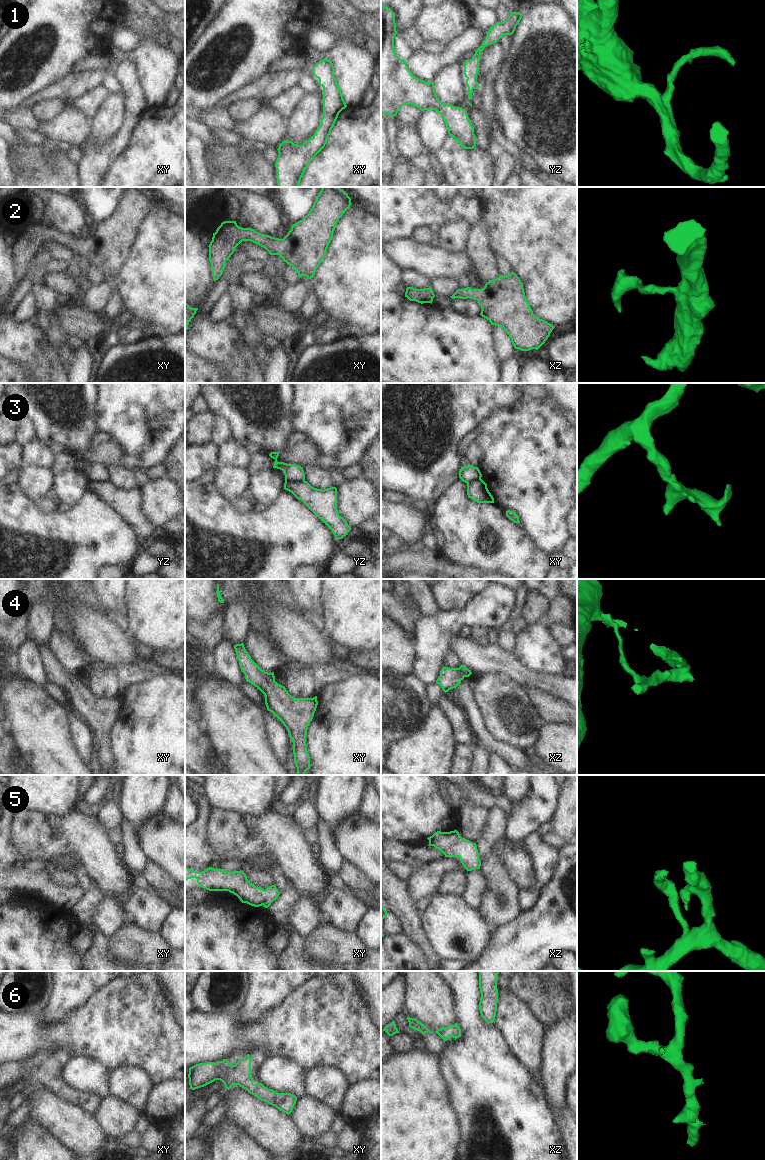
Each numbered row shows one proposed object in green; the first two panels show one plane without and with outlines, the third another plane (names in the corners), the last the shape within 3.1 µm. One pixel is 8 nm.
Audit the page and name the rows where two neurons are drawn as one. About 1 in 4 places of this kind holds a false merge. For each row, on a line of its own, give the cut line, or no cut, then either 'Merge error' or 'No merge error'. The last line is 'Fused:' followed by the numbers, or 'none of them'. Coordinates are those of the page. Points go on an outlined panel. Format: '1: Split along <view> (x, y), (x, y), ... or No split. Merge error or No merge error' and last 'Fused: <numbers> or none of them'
1: No split. No merge error
2: No split. No merge error
3: Split along yz (285, 480), (304, 481). Merge error
4: No split. No merge error
5: No split. No merge error
6: No split. No merge error
Fused: 3.

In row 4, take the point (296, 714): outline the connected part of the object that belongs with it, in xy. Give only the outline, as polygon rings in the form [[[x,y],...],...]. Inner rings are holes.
[[[243,643],[234,645],[234,649],[246,681],[264,694],[267,710],[283,723],[289,733],[293,742],[296,775],[305,775],[310,769],[306,735],[318,705],[317,696],[292,697],[284,686],[275,681],[274,672],[265,672],[251,659]]]

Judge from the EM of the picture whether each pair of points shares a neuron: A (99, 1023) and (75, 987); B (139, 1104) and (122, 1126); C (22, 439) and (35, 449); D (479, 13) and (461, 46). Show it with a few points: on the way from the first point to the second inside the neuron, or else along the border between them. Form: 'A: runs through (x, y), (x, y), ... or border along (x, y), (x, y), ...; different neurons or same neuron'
A: border along (103, 986), (67, 1016); different neurons
B: border along (115, 1097), (131, 1104), (140, 1112); different neurons
C: border along (36, 436), (22, 447); different neurons
D: border along (471, 23), (487, 31); different neurons

